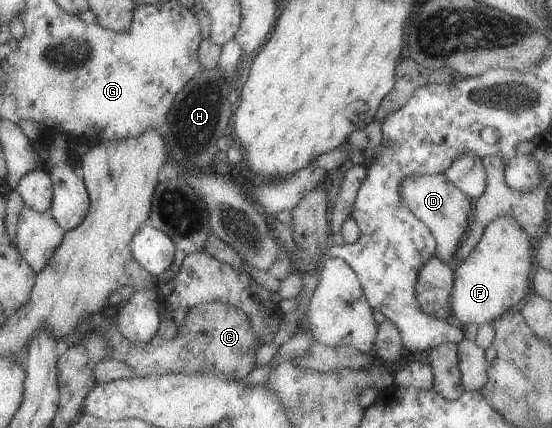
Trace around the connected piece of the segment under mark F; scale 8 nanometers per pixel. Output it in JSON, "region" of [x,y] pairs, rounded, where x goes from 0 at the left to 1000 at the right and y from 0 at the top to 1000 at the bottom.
{"region":[[[922,505],[889,514],[864,570],[821,640],[813,696],[819,750],[835,764],[853,755],[870,759],[888,755],[924,724],[938,722],[962,682],[960,643],[971,624],[966,610],[966,563]]]}

